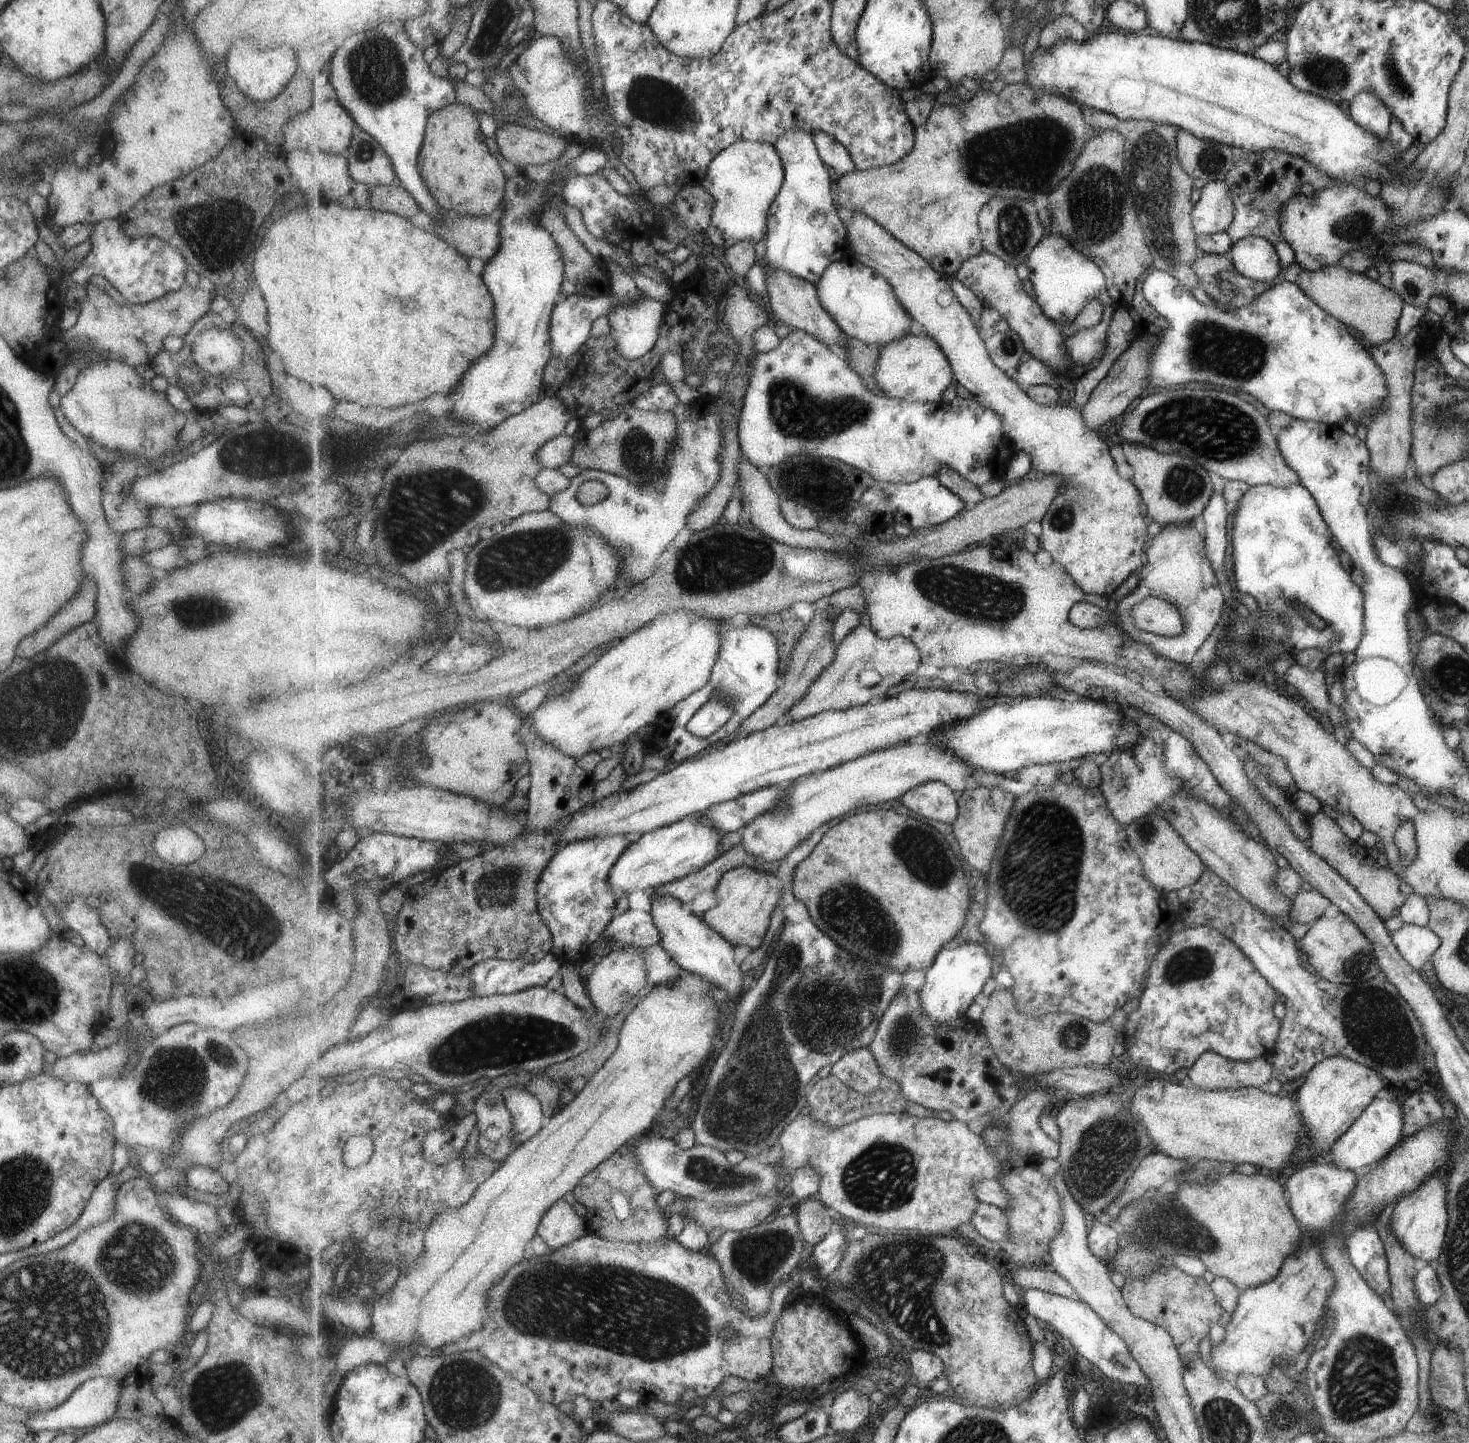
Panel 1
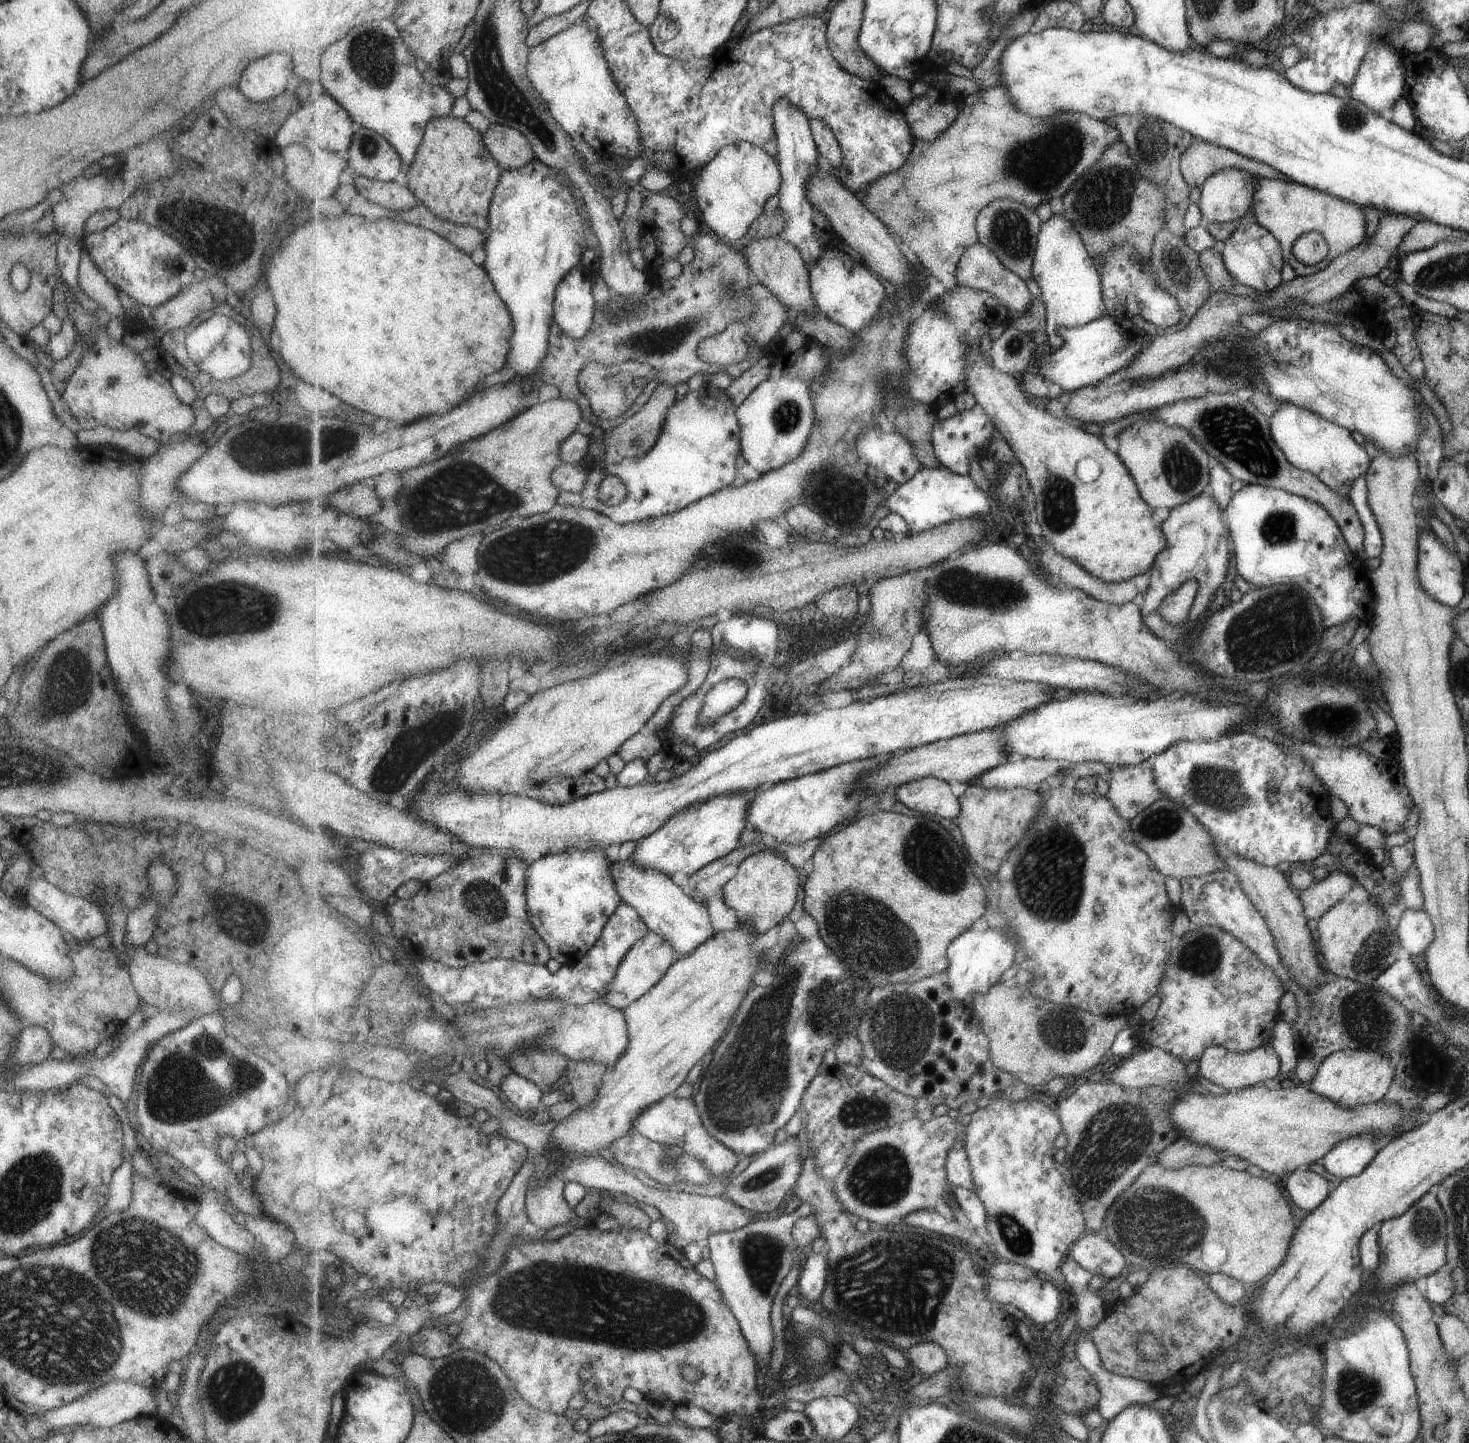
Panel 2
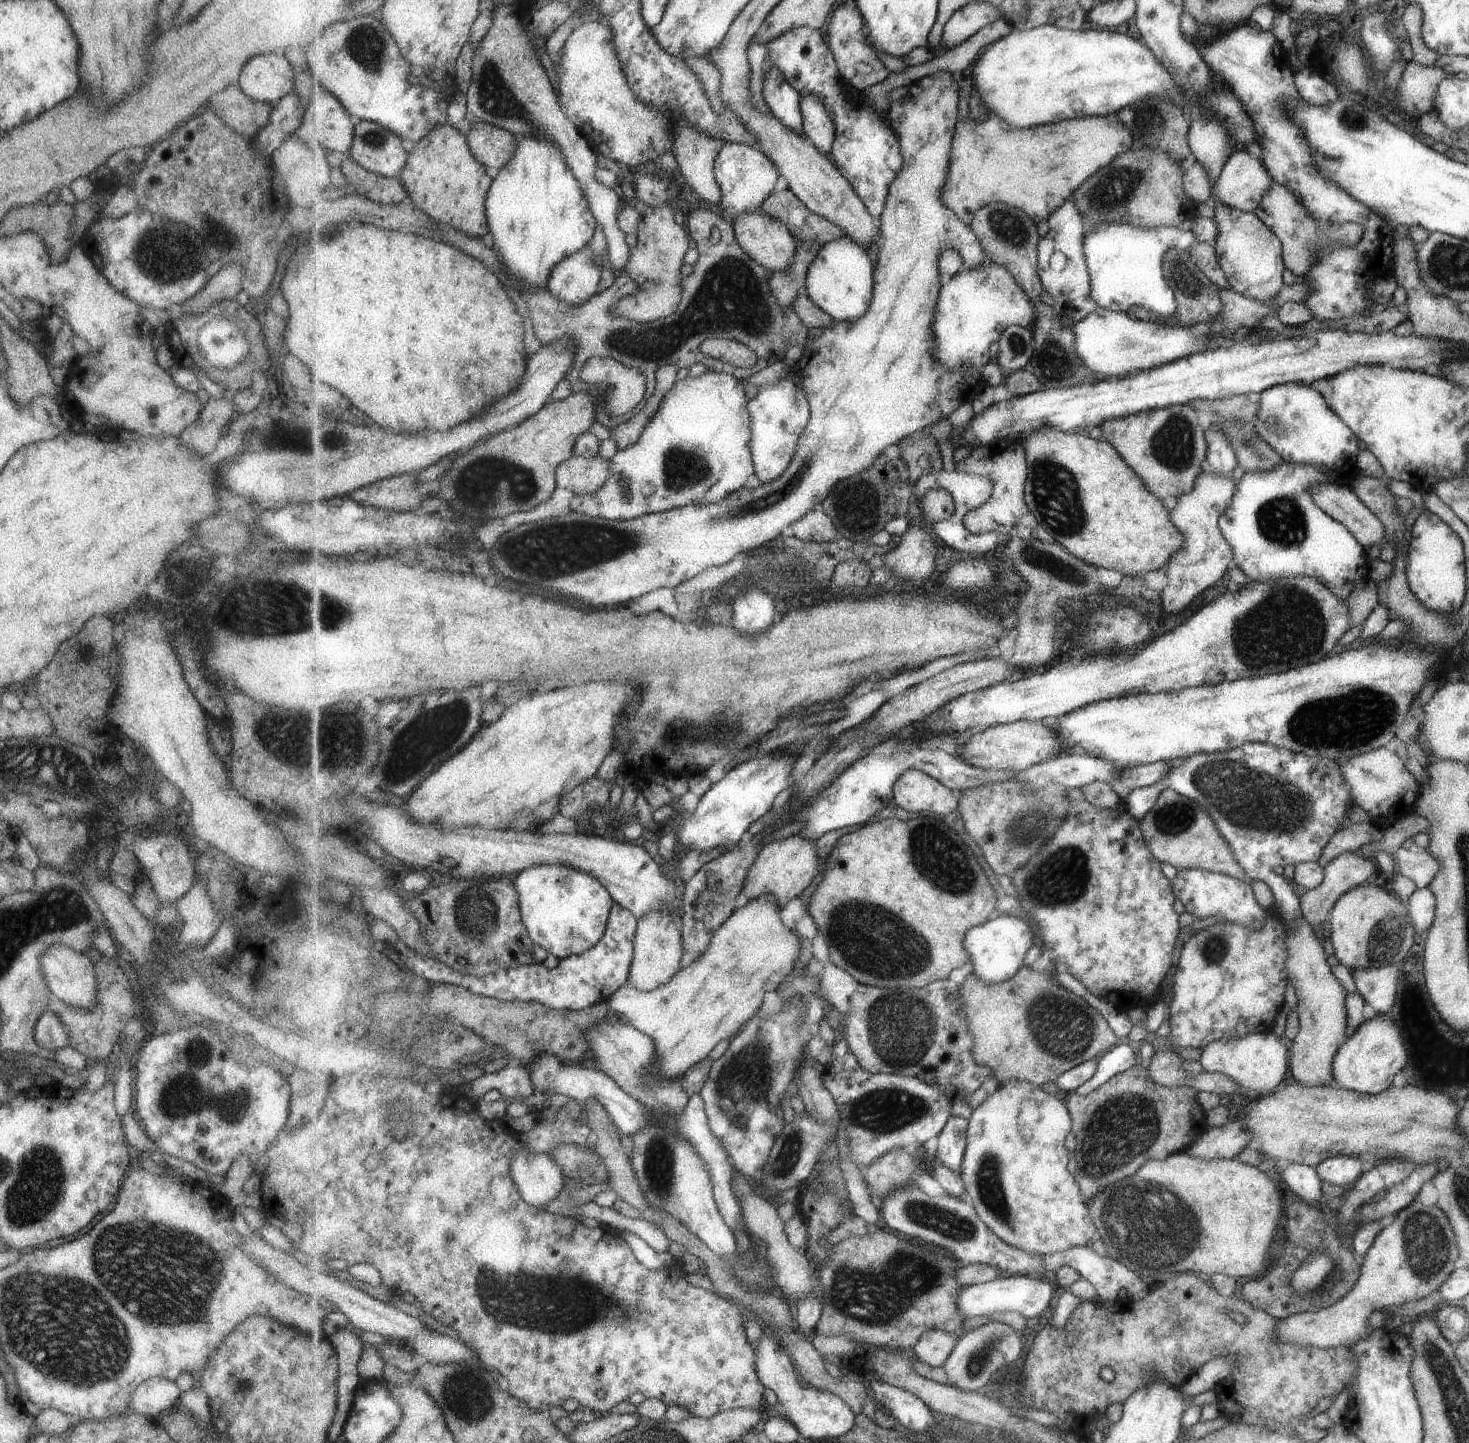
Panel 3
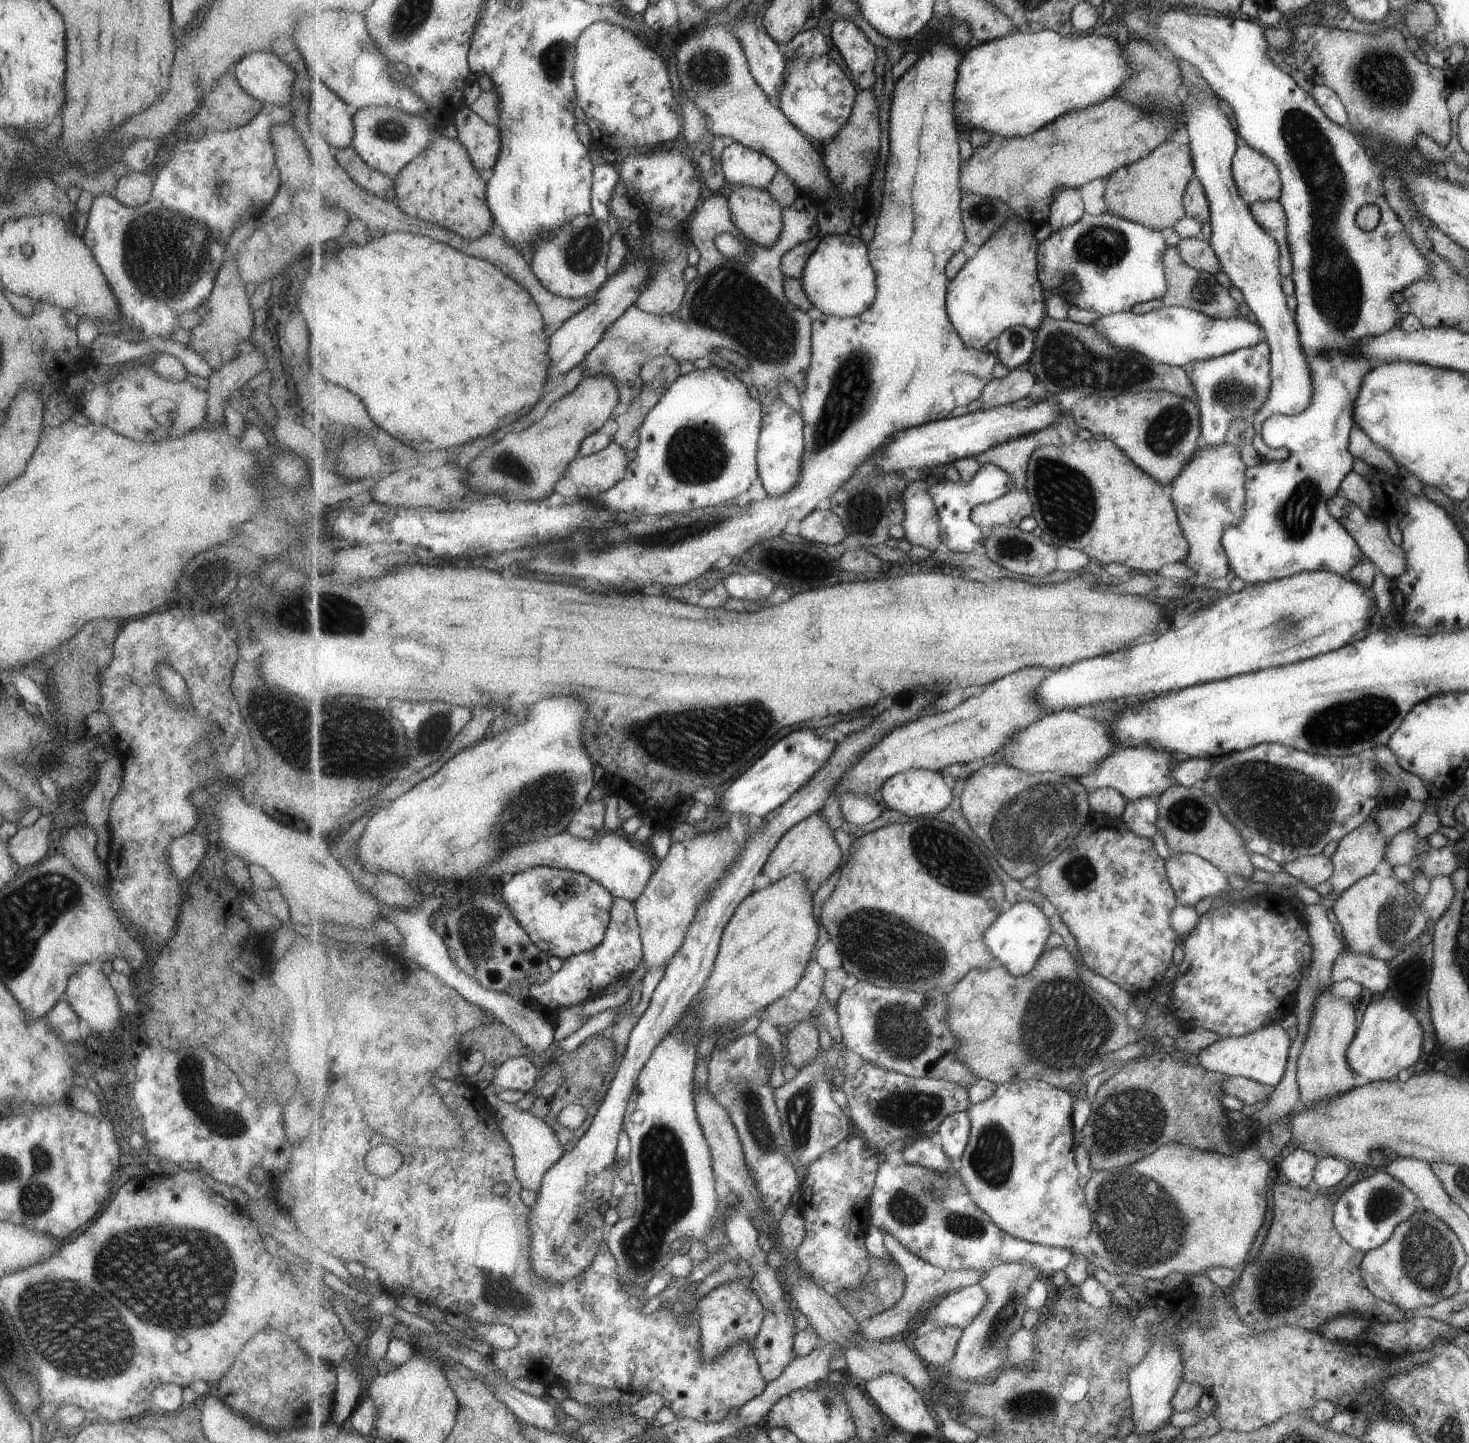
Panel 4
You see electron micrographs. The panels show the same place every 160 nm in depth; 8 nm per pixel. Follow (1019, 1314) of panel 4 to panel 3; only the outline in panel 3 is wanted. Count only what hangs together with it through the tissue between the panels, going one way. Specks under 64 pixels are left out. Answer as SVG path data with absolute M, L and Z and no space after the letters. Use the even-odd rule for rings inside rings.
M989 1322L969 1331L959 1339L957 1347L945 1362L943 1368L949 1380L946 1384L967 1391L982 1391L1003 1366L1015 1362L1023 1354L1022 1339L1011 1326L1001 1322Z

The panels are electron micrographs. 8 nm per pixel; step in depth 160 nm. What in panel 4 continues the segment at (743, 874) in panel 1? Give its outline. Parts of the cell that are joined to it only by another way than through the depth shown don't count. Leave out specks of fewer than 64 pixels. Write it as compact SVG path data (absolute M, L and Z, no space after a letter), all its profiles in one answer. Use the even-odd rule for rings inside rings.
M815 813L793 826L781 838L777 848L771 852L762 874L769 878L771 885L783 880L783 878L787 878L787 876L791 876L791 874L801 874L805 878L807 886L815 889L825 882L833 872L841 868L844 858L837 838L835 838L835 831L829 828L829 824L825 822L825 818L821 816L821 813Z

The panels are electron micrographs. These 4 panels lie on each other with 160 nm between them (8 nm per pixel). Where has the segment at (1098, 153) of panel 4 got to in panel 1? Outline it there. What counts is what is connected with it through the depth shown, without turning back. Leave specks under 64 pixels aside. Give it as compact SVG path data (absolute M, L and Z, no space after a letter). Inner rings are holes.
M1013 83L1005 85L1004 89L995 94L995 92L979 91L966 103L962 103L958 106L940 106L938 105L934 112L931 114L927 124L916 128L916 144L910 154L907 154L905 158L895 162L888 166L881 166L871 168L870 170L856 170L848 174L841 175L840 179L836 183L837 185L837 204L840 208L849 210L853 214L867 214L869 218L873 218L875 222L881 224L883 228L889 230L898 240L901 240L903 244L909 246L911 250L919 253L923 258L927 259L927 262L931 263L934 270L937 270L949 284L957 279L958 271L961 270L961 266L969 260L981 254L985 251L983 245L982 233L979 225L979 214L982 213L984 205L991 201L991 198L995 196L1001 197L1014 197L1019 199L1033 200L1037 194L1045 193L1047 196L1061 184L1073 170L1073 164L1075 160L1079 158L1081 152L1083 152L1083 146L1097 134L1097 130L1087 124L1086 118L1083 118L1082 106L1073 103L1065 96L1057 94L1057 92L1047 92L1047 90L1035 90L1030 88L1027 84Z

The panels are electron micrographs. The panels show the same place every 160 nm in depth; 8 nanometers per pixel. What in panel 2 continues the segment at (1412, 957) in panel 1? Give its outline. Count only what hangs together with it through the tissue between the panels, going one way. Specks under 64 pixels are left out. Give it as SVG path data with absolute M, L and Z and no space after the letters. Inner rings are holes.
M1406 908L1395 928L1395 936L1408 957L1417 956L1433 942L1434 928L1424 910Z

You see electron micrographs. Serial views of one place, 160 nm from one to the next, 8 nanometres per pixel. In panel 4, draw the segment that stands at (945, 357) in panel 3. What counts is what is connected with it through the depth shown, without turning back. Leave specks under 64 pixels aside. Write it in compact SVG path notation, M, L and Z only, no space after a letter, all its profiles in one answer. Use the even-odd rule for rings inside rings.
M1015 213L1011 214L1011 220L983 248L972 251L962 272L954 280L950 280L947 313L951 324L967 346L985 351L991 340L999 339L1005 330L1013 326L1022 325L1035 332L1042 326L1043 318L1046 318L1047 291L1039 279L1040 241L1035 238L1036 230L1034 224L1021 220Z

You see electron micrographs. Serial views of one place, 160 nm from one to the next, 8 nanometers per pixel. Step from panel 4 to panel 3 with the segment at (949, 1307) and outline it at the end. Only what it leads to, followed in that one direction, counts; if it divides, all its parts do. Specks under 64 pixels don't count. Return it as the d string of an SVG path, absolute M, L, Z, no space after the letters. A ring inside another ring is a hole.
M1006 1274L997 1280L965 1287L959 1296L959 1308L968 1318L973 1316L991 1316L995 1312L1013 1311L1026 1319L1039 1318L1043 1315L1049 1302L1053 1300L1053 1283L1040 1275Z

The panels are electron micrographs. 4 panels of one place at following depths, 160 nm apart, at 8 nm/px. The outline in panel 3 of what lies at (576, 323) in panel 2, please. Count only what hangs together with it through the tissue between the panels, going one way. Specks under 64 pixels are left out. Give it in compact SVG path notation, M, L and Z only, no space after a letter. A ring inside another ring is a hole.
M591 246L564 258L554 266L547 287L557 298L568 305L581 306L590 301L599 290L601 270L607 266L606 256L595 260Z

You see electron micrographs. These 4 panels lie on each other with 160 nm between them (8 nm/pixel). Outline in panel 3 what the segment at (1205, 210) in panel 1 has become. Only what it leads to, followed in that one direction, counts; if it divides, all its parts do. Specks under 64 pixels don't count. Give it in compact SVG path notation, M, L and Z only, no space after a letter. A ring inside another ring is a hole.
M1237 150L1219 170L1217 180L1210 186L1210 194L1213 201L1223 206L1253 213L1270 183L1264 164L1249 156L1246 150Z

